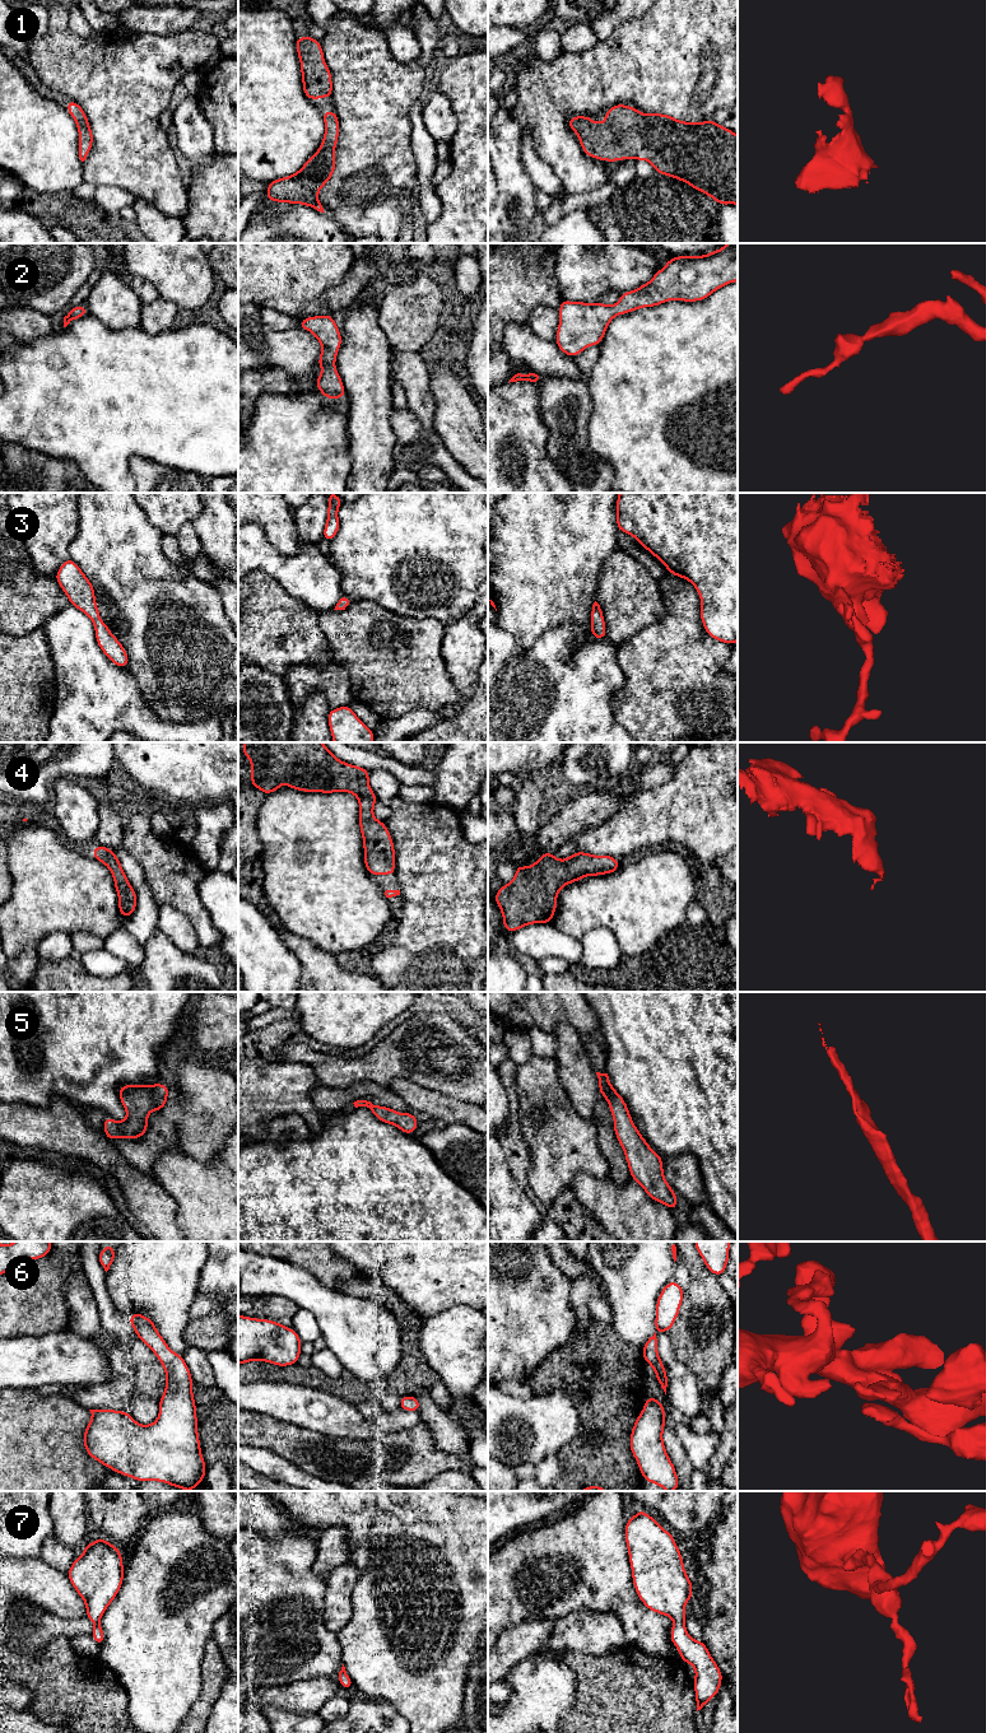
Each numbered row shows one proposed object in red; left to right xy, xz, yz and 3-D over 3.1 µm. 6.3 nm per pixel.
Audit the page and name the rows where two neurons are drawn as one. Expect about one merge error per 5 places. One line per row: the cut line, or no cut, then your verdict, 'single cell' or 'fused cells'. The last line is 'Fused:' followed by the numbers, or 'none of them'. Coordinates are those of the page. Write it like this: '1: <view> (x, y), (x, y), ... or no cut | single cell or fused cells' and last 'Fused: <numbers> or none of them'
1: no cut | single cell
2: no cut | single cell
3: no cut | single cell
4: no cut | single cell
5: no cut | single cell
6: no cut | single cell
7: no cut | single cell
Fused: none of them

